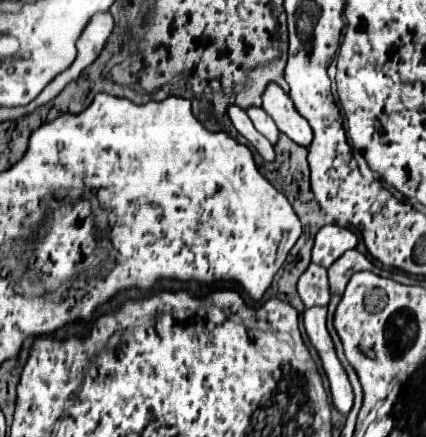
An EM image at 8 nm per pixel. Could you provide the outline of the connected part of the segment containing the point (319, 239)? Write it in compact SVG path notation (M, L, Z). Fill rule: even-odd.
M337 224L323 226L315 236L313 246L313 262L329 268L343 252L355 248L357 236L349 228L341 228Z

